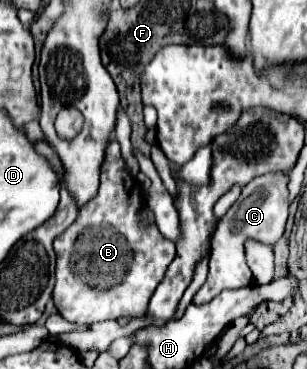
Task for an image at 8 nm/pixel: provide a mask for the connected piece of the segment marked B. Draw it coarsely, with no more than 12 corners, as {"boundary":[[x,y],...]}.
{"boundary":[[112,139],[98,195],[54,239],[54,303],[92,325],[144,315],[176,255],[138,225]]}

